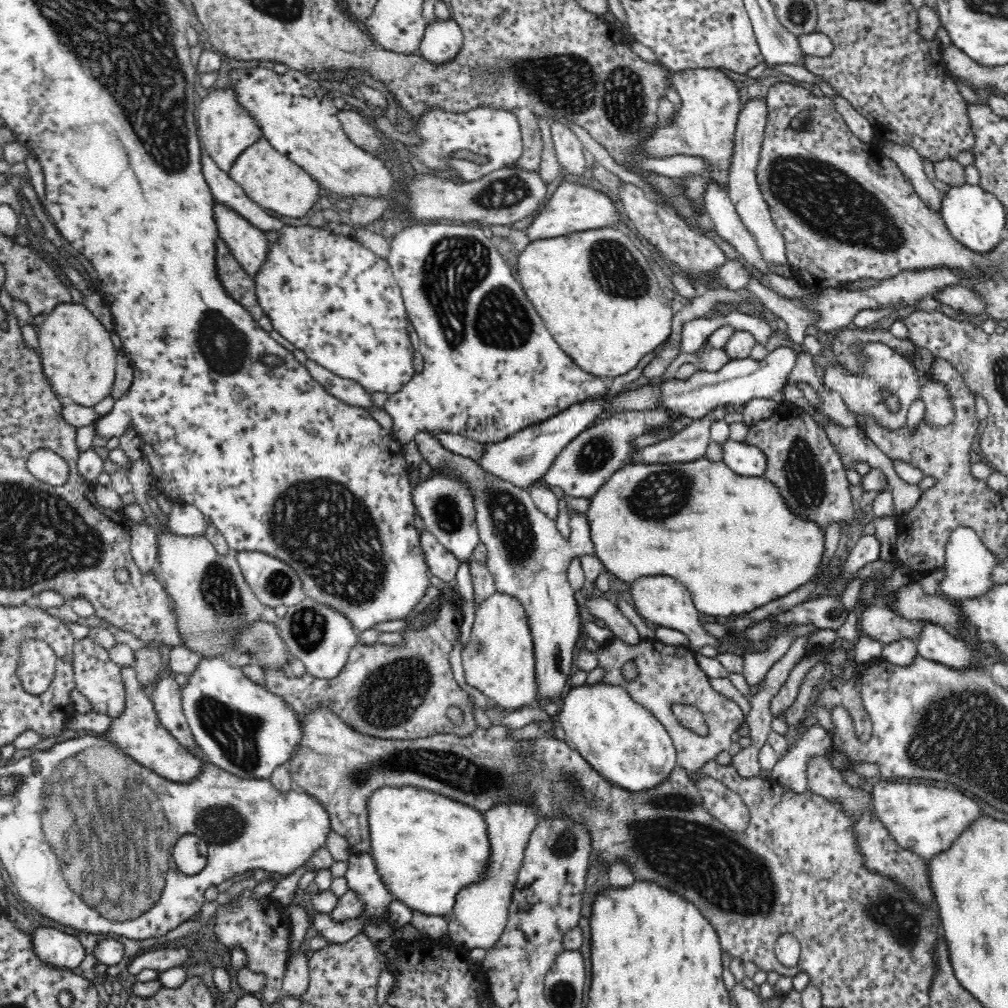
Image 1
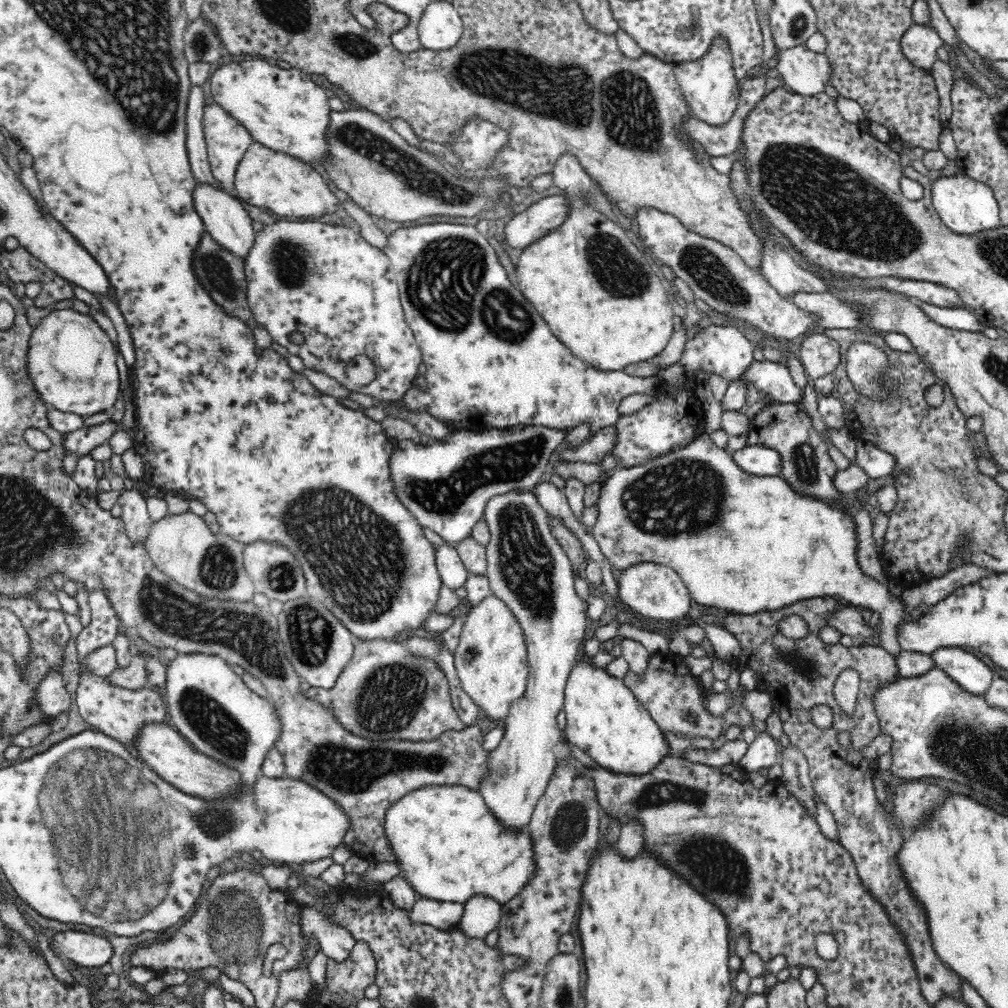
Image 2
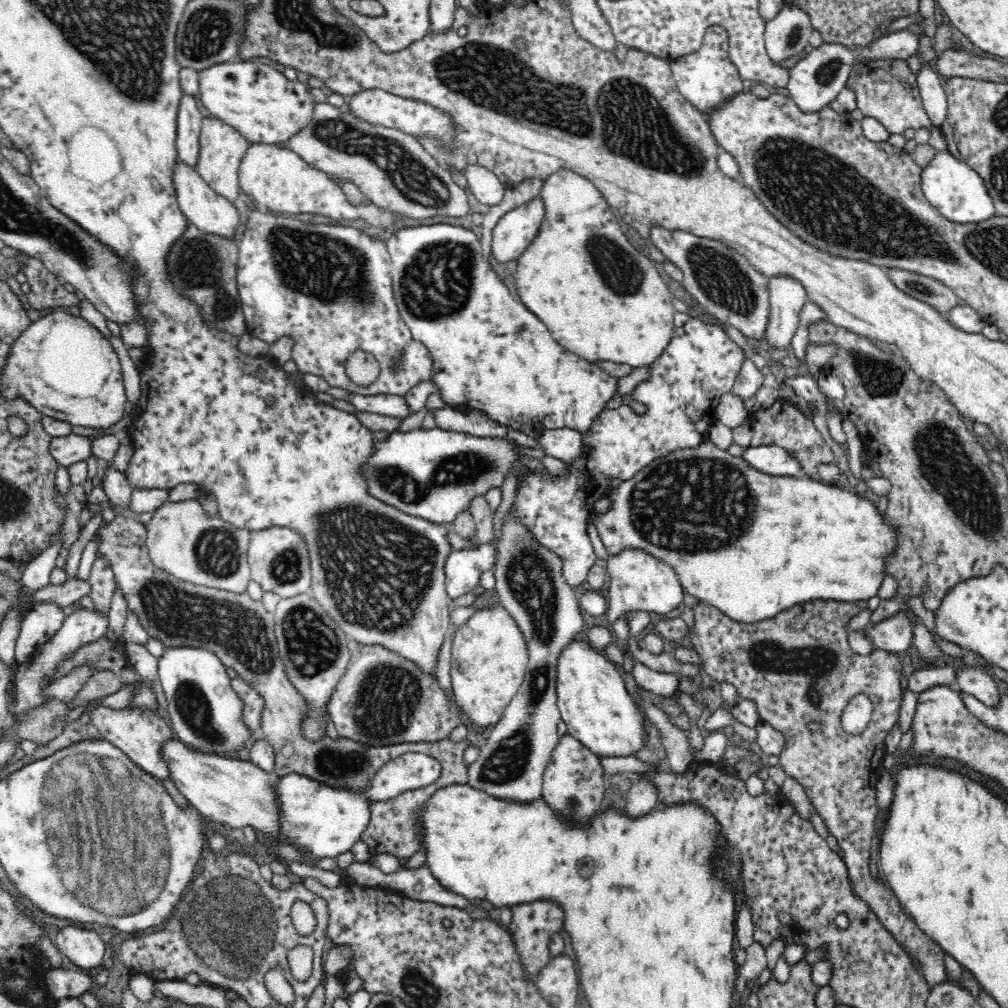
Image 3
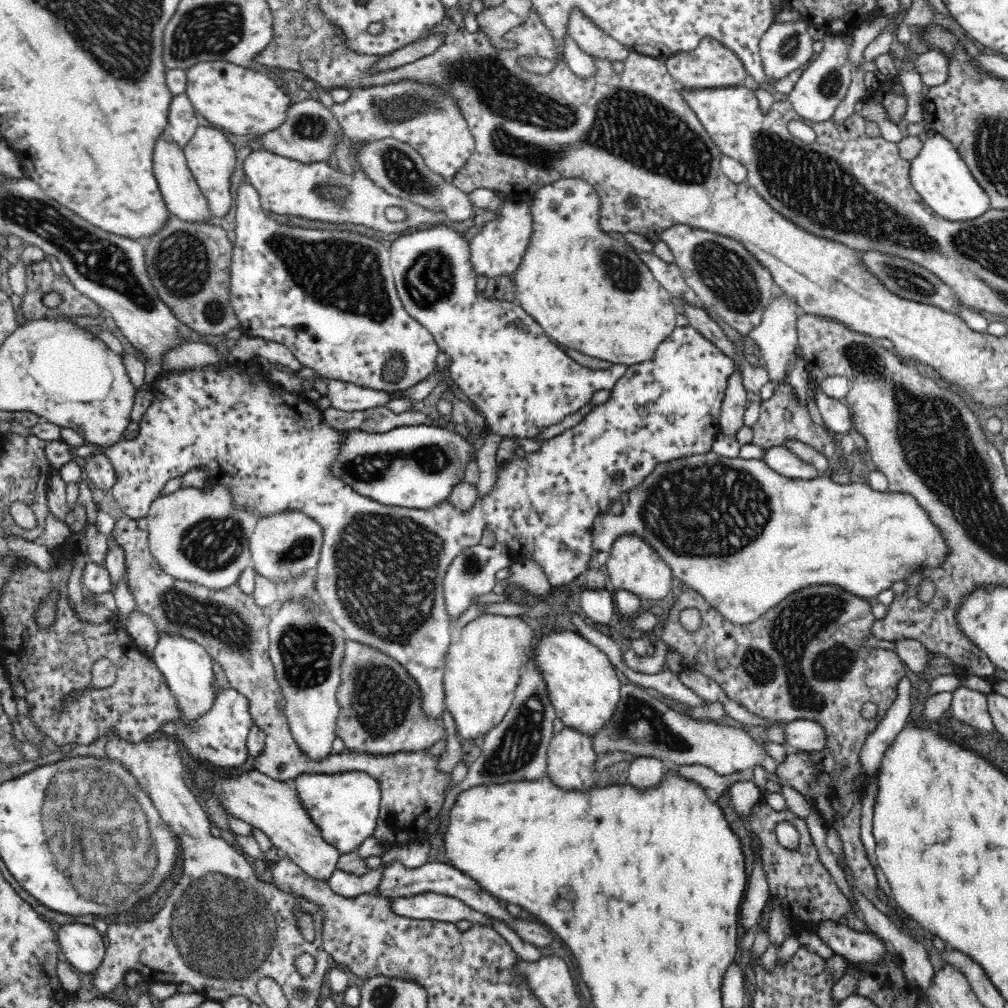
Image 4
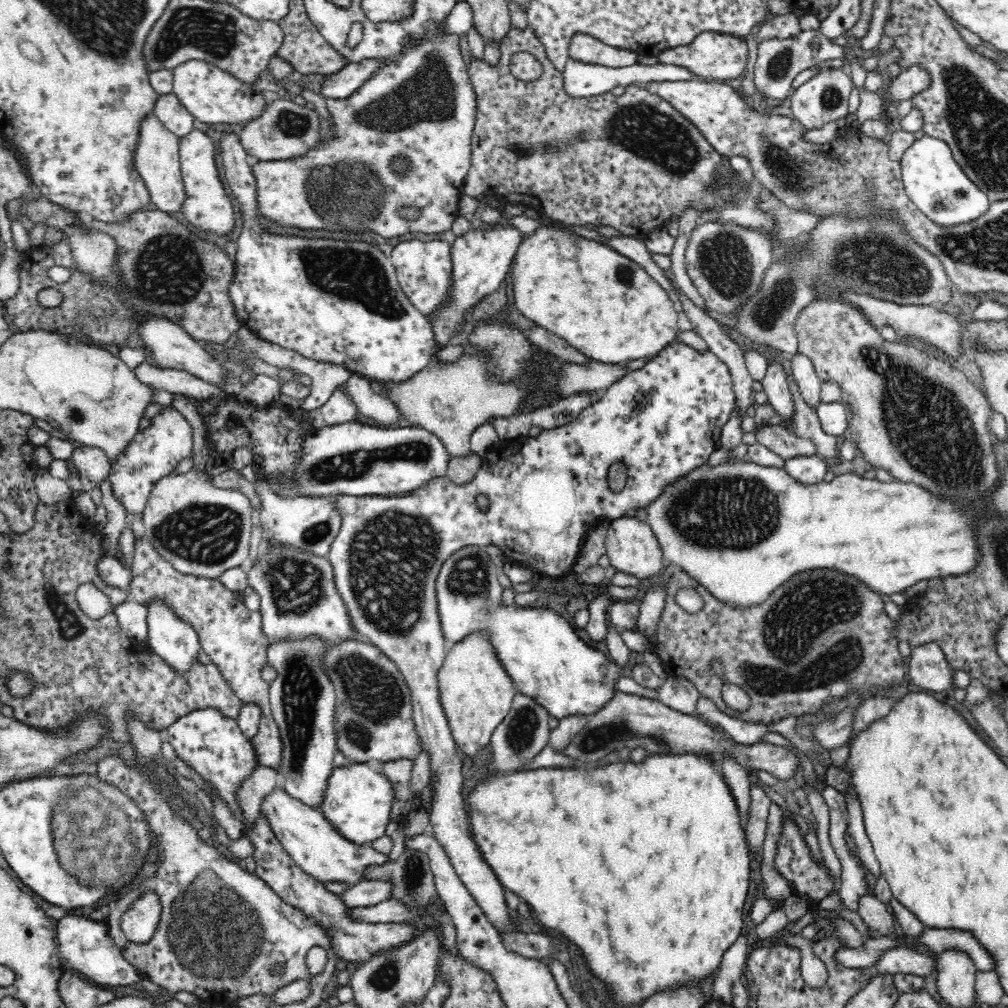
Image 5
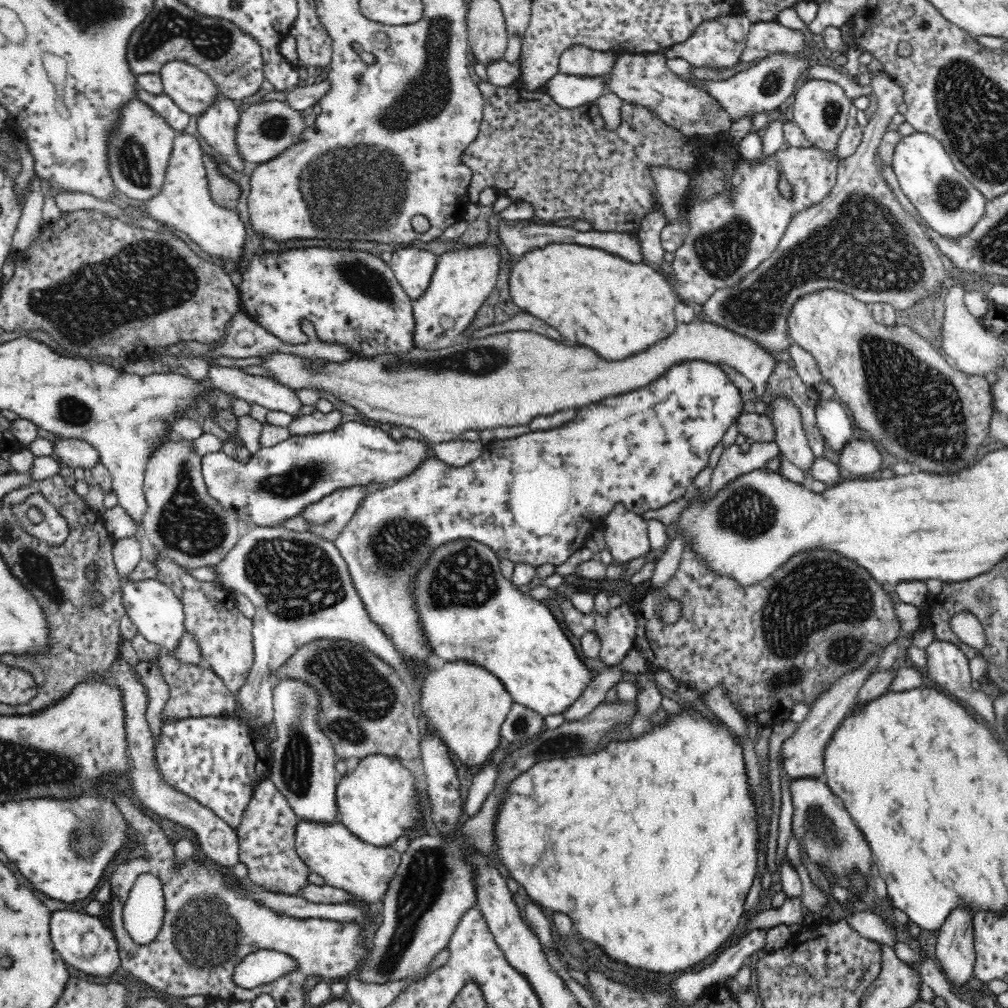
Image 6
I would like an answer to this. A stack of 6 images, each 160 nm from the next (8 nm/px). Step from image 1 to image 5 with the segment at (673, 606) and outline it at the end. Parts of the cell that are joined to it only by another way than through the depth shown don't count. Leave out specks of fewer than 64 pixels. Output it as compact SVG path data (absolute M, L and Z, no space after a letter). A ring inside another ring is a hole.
M623 515L621 518L609 520L605 542L606 556L616 570L633 574L636 578L657 578L666 567L662 563L663 552L652 527L638 518Z

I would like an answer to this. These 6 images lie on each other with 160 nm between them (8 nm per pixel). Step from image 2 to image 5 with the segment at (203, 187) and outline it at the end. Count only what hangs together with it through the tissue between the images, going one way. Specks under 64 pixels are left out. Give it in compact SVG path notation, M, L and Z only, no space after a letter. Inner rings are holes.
M154 113L146 114L140 122L132 165L138 172L138 177L144 181L150 195L150 202L158 211L178 212L182 208L184 185L182 185L180 169L179 136L170 132Z

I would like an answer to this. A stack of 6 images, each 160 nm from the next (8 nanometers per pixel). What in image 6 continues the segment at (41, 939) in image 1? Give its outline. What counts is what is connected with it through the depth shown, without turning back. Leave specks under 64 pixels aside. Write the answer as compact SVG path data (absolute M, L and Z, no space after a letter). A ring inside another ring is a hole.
M58 910L51 914L49 926L52 944L66 964L86 974L102 976L102 978L112 974L120 965L114 932L106 928L97 917L70 912L70 910Z

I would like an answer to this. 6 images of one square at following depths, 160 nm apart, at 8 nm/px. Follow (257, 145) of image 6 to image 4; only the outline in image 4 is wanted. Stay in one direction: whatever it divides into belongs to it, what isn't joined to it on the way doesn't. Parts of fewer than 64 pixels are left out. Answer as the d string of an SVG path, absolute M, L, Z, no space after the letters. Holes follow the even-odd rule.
M307 99L292 104L286 112L286 120L278 128L258 134L255 144L259 145L260 149L278 154L279 157L303 163L327 162L330 160L330 151L334 152L336 138L342 136L342 133L338 119L329 108L324 107L320 100Z

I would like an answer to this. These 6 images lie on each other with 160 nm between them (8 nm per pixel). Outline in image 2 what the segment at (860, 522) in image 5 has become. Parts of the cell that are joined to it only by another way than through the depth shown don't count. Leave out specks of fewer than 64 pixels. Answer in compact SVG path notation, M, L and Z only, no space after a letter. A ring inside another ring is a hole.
M705 432L686 447L649 460L643 465L623 469L615 468L612 476L601 486L597 505L600 509L600 515L592 528L592 534L597 540L602 554L619 570L624 570L628 566L636 564L636 562L654 562L669 566L682 576L681 580L687 586L689 596L698 604L712 606L713 610L722 608L722 610L738 615L755 615L761 612L785 609L787 606L796 605L813 598L839 596L843 602L856 608L866 607L871 611L880 612L883 624L878 626L880 632L878 643L881 648L889 651L895 658L904 652L897 637L898 622L901 617L900 600L896 601L893 597L889 597L887 587L884 584L877 584L874 577L866 575L858 565L858 541L854 516L849 514L837 501L822 500L821 498L814 498L814 496L806 498L804 494L790 486L790 483L783 476L756 476L744 472L736 464L733 456L730 456L726 450L719 448L712 441L711 436ZM690 484L696 484L696 488L694 490L684 490L684 488L690 488ZM662 506L668 506L668 508L662 508Z

